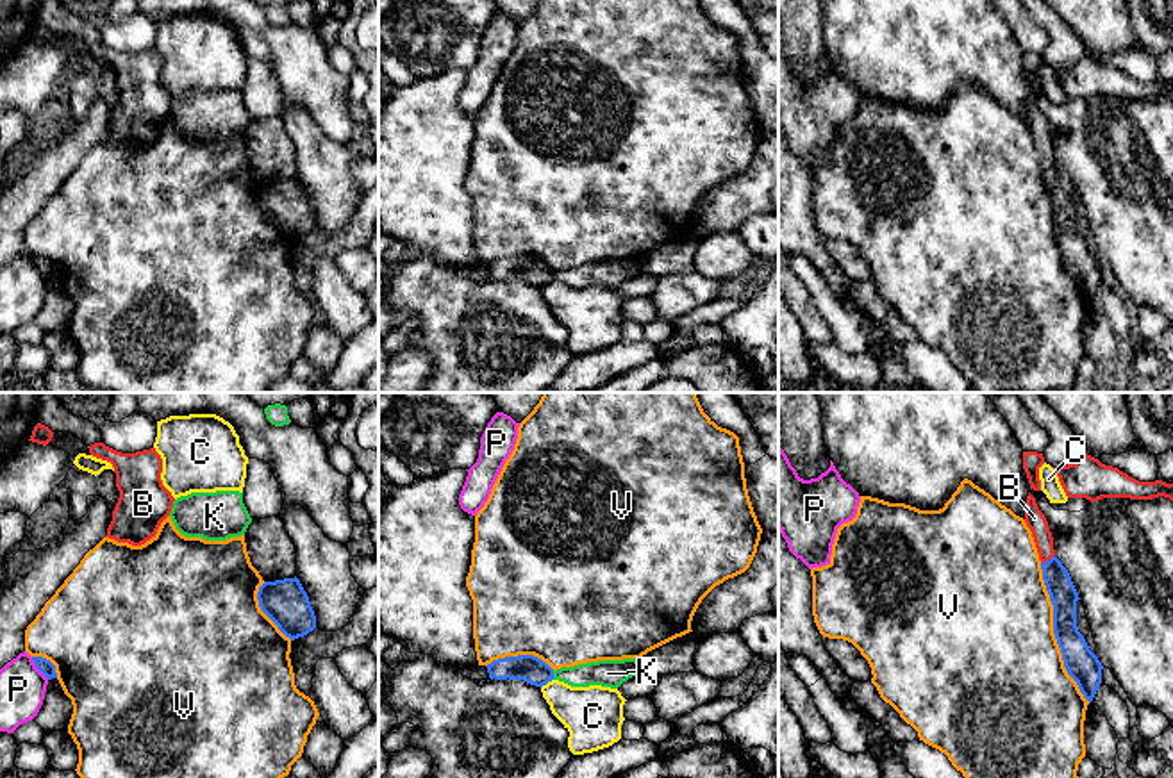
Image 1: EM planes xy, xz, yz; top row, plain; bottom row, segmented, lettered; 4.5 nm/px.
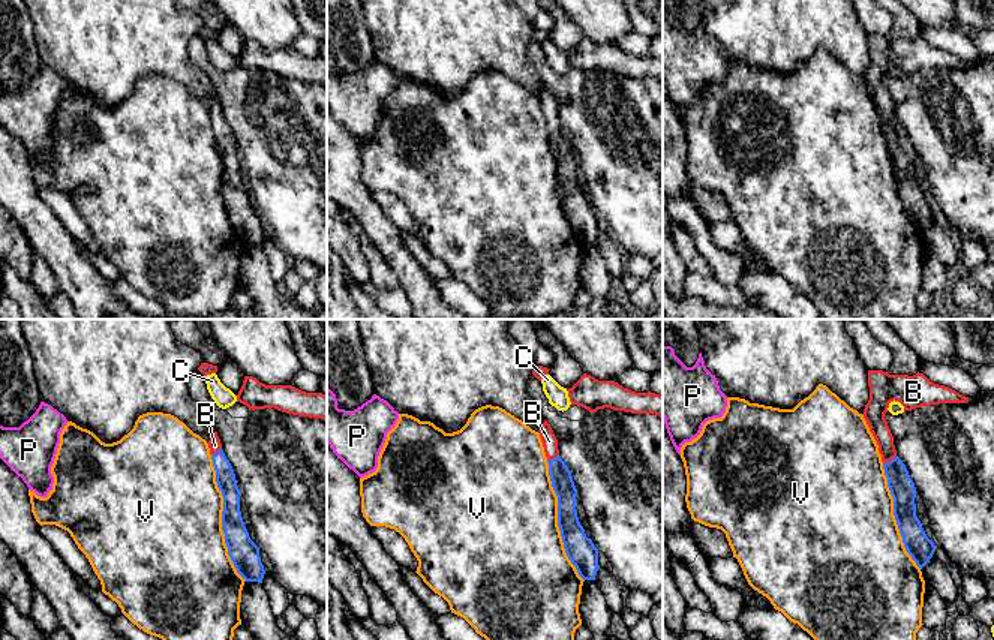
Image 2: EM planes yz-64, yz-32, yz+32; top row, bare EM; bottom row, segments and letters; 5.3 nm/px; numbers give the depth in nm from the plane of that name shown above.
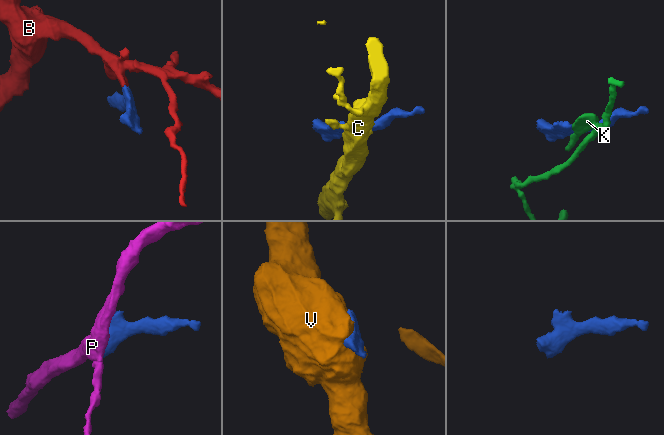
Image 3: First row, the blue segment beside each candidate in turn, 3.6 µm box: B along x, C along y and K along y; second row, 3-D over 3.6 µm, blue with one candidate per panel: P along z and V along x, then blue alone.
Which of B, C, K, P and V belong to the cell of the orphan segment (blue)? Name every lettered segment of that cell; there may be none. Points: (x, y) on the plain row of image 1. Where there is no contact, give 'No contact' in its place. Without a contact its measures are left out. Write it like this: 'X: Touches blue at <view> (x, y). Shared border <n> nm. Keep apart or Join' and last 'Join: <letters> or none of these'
B: Touches blue at yz (1047, 161). Shared border 70 nm. Join
C: Touches blue at xz (547, 282). Shared border 70 nm. Keep apart
K: Touches blue at xz (552, 275). Shared border 40 nm. Keep apart
P: Touches blue at xy (38, 268). Shared border 130 nm. Keep apart
V: Touches blue at yz (1054, 232). Shared border 650 nm. Keep apart
Join: B

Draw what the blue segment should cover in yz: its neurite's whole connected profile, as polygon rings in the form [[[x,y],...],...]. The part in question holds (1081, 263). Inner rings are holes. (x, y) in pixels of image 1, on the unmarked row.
[[[1028,93],[1025,123],[1032,132],[1046,191],[1053,205],[1053,234],[1062,253],[1068,275],[1077,282],[1084,298],[1091,303],[1102,284],[1102,262],[1089,250],[1077,227],[1078,193],[1068,170],[1055,157],[1053,137],[1036,98]]]

